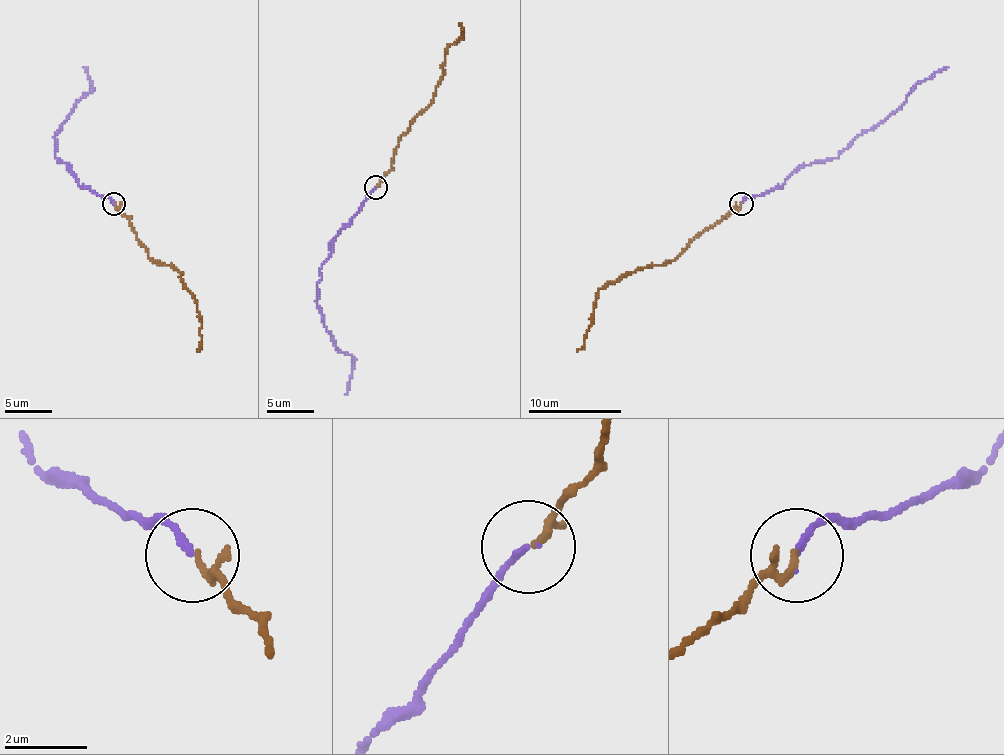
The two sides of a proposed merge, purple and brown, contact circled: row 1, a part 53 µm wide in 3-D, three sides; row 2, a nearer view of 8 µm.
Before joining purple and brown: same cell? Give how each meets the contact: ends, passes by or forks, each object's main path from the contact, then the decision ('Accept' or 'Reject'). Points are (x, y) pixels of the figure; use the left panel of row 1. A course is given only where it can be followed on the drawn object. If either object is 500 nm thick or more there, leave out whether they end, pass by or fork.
At the ring purple ends. At the ring brown passes by. Course of purple: (113, 204), (108, 197), (83, 188), (69, 165), (59, 162), (55, 155), (55, 137), (92, 85), (83, 67). Course of brown: (115, 204), (129, 218), (132, 230), (153, 260), (171, 265), (190, 291), (202, 326), (202, 344), (197, 351). Accept

